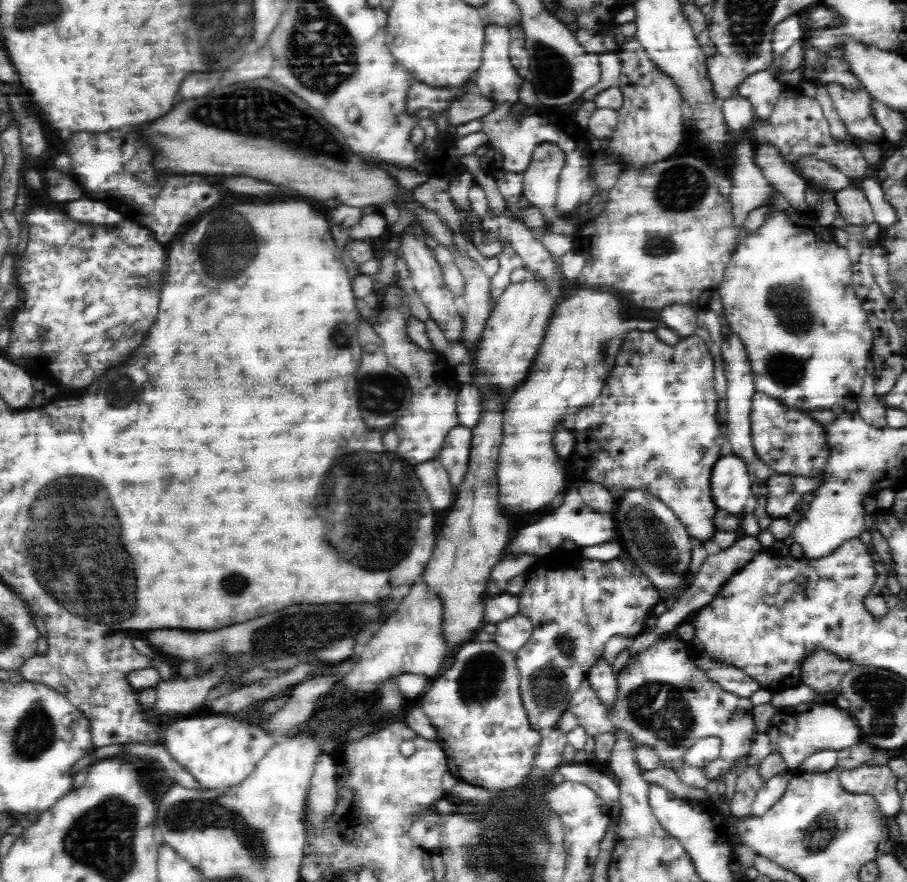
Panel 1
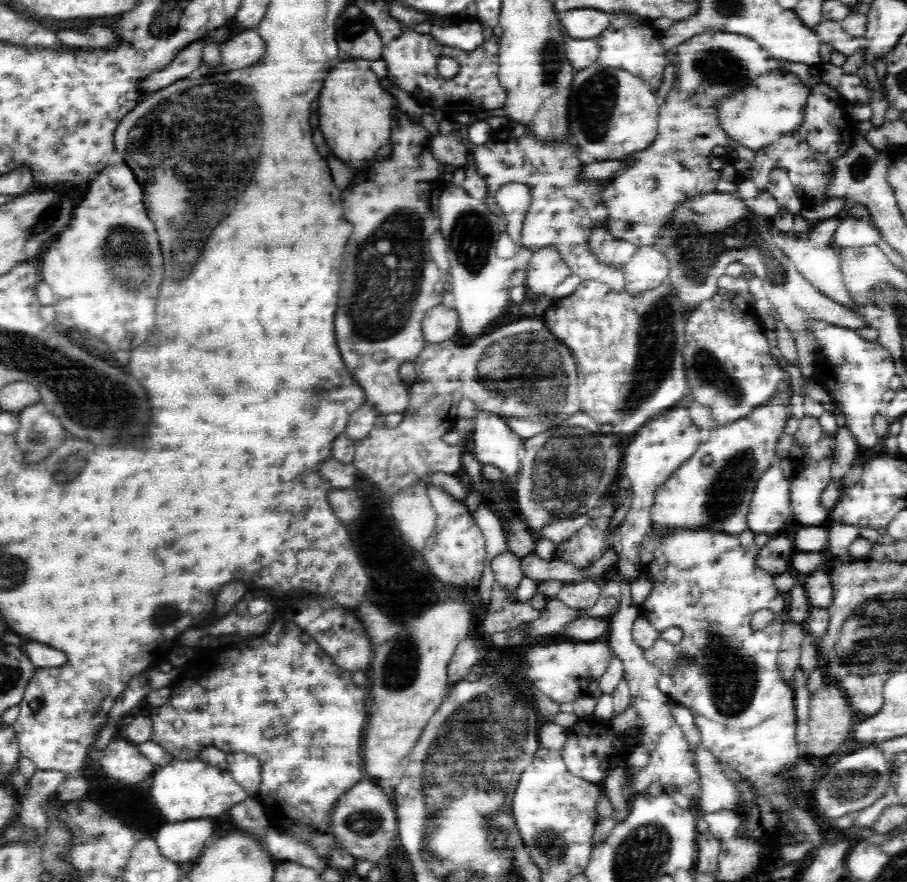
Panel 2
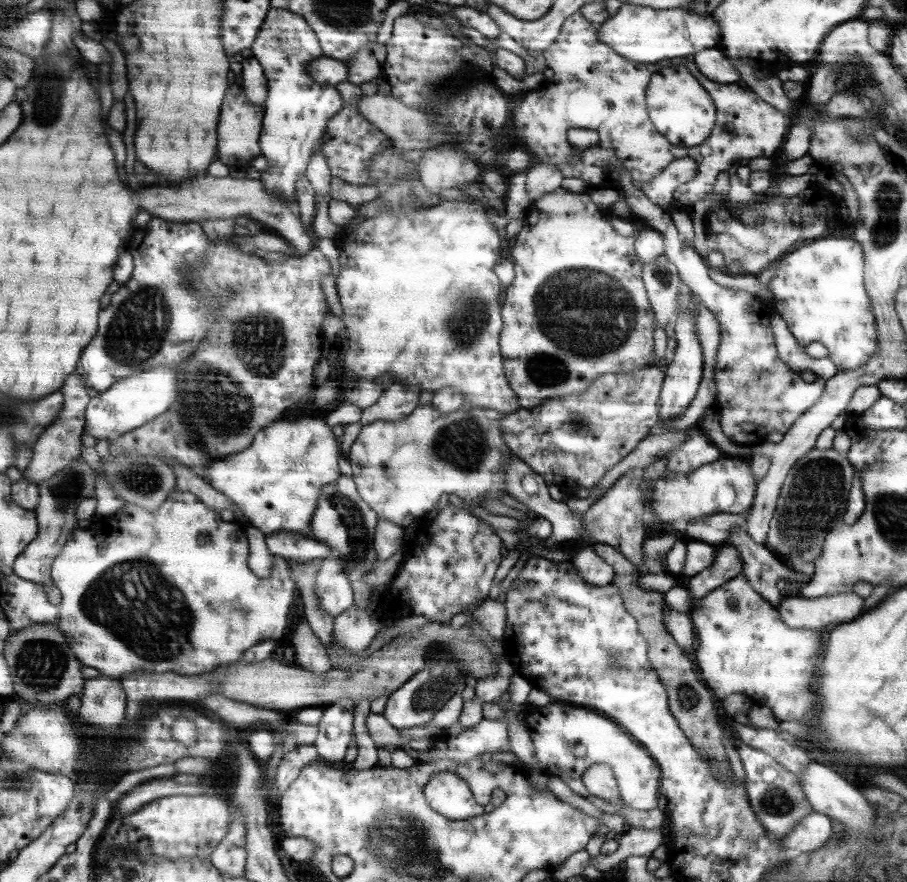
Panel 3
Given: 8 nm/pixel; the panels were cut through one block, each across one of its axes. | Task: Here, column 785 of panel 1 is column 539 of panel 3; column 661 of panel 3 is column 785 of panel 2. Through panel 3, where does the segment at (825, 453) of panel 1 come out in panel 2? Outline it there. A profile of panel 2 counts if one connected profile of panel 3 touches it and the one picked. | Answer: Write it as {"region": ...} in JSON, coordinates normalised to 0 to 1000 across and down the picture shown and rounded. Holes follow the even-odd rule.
{"region":[[[792,327],[784,339],[761,351],[755,363],[755,391],[754,417],[761,444],[767,456],[783,463],[794,483],[825,472],[831,463],[851,454],[858,442],[871,440],[869,423],[851,409],[843,372],[817,330]]]}

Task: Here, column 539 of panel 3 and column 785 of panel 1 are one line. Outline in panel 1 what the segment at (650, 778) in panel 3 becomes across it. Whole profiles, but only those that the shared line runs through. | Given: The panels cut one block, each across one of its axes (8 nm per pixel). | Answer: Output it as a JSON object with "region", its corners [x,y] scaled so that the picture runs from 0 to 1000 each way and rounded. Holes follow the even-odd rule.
{"region":[[[884,797],[874,802],[854,804],[843,829],[847,836],[849,854],[856,855],[863,862],[869,873],[878,874],[881,866],[897,853],[903,850],[927,850],[937,848],[944,840],[949,839],[949,828],[943,816],[931,804],[922,800],[911,800],[904,797]]]}

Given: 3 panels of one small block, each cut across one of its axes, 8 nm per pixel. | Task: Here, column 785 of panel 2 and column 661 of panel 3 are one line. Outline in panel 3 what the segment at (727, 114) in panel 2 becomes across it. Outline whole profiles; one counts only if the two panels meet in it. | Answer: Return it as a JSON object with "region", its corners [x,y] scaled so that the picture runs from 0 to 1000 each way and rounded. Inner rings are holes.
{"region":[[[753,75],[733,77],[720,84],[712,100],[712,120],[720,143],[739,161],[754,168],[766,168],[777,161],[777,147],[787,145],[788,120],[777,113],[777,104],[762,104],[762,86]]]}

